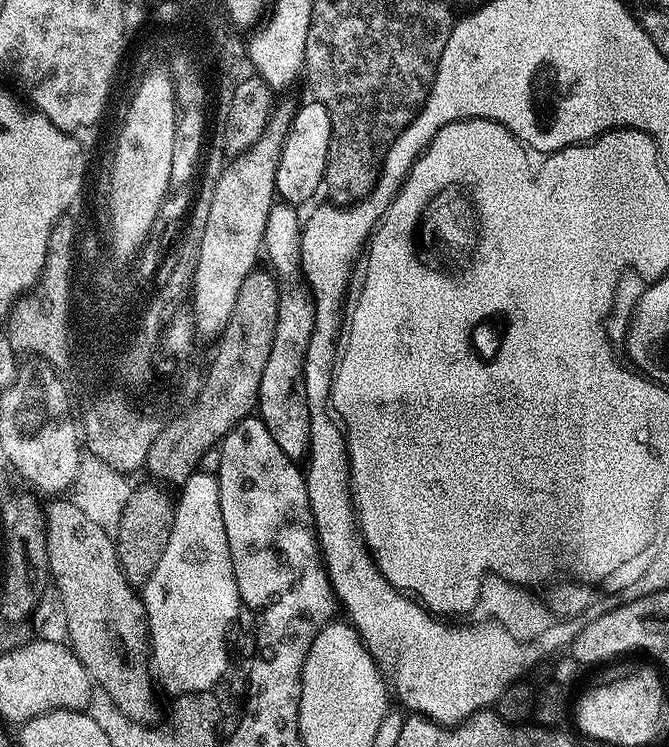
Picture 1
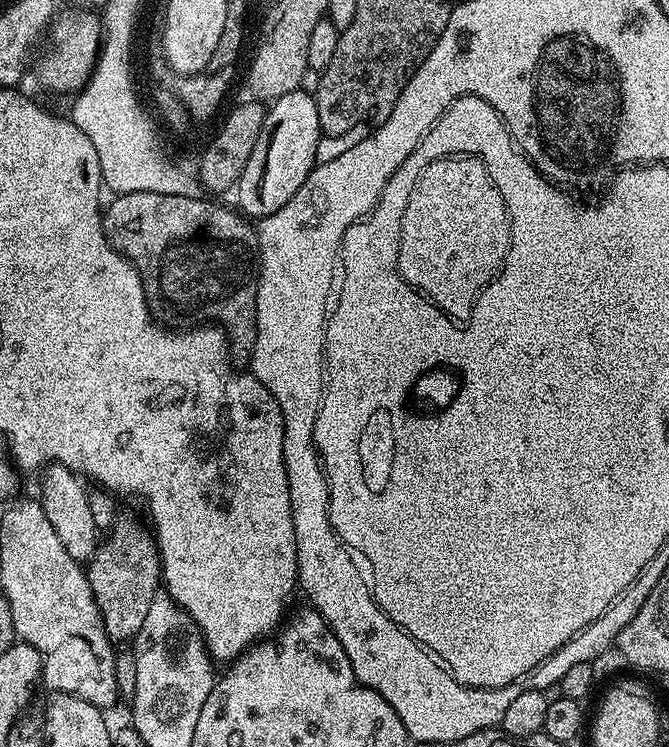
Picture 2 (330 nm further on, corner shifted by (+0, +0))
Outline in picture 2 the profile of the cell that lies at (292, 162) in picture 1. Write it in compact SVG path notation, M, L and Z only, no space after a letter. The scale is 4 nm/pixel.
M297 90L271 101L264 113L262 134L258 134L258 142L254 142L254 154L250 154L250 162L246 162L246 170L242 170L240 182L234 189L236 200L240 203L239 211L248 218L263 218L282 210L282 206L286 206L286 202L290 202L290 198L294 198L294 194L302 190L302 182L306 182L306 178L316 167L316 151L320 148L320 140L322 141L322 133L318 122L318 106L313 93Z

